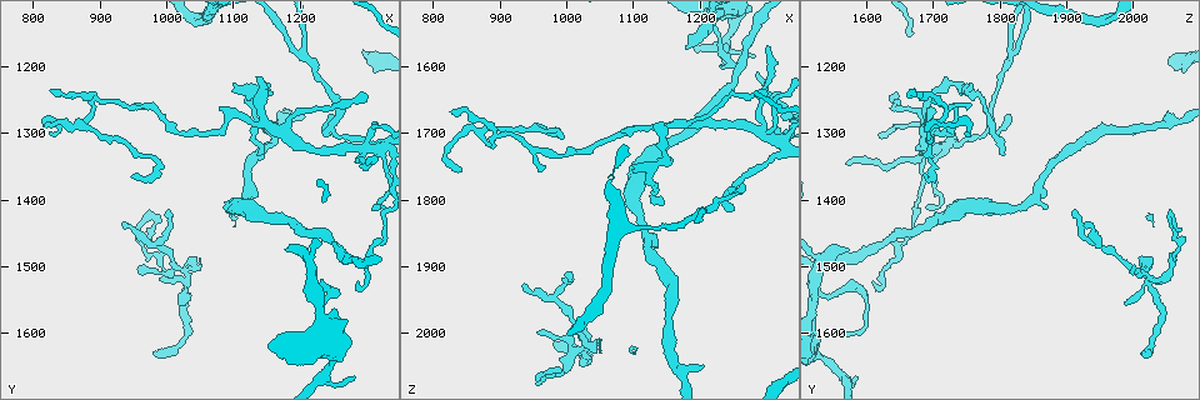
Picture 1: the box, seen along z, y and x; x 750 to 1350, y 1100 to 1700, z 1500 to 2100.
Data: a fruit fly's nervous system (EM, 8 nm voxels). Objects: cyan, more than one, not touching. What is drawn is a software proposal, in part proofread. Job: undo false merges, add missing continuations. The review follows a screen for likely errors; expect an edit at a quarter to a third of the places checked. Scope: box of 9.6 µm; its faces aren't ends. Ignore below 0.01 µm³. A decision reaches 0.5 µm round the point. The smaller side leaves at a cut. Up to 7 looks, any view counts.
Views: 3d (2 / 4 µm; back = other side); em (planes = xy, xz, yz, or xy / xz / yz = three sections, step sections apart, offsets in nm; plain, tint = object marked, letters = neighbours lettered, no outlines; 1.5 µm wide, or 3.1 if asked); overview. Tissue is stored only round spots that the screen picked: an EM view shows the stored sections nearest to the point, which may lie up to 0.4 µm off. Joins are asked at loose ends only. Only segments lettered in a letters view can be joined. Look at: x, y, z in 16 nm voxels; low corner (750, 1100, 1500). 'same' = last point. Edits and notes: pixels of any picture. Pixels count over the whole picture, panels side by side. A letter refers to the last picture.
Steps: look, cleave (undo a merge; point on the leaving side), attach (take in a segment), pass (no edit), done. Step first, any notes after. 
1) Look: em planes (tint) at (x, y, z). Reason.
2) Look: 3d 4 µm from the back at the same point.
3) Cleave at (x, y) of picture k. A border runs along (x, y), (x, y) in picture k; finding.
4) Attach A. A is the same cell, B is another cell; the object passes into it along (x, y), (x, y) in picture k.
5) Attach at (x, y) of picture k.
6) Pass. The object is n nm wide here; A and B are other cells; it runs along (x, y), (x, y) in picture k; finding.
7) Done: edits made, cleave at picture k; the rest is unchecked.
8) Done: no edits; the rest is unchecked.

Look: em planes (letters) at (1205, 1275, 2050). Free end.

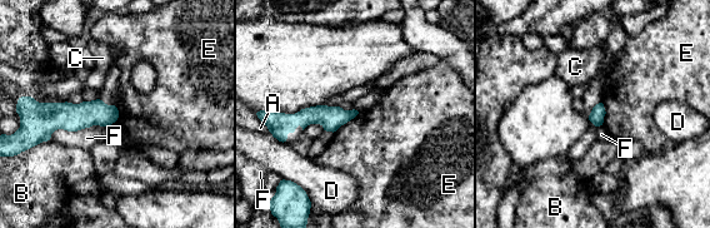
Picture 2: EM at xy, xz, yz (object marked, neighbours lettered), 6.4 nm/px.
Pass. The longest contact is with F, 320 nm; A, B, C, D, E and F are other cells; a border runs along (359, 113), (333, 132) in picture 2; no lettered segment goes on from it.

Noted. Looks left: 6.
Look: em xz step 8 (tint) at (815, 1290, 1735). Abrupt turn.

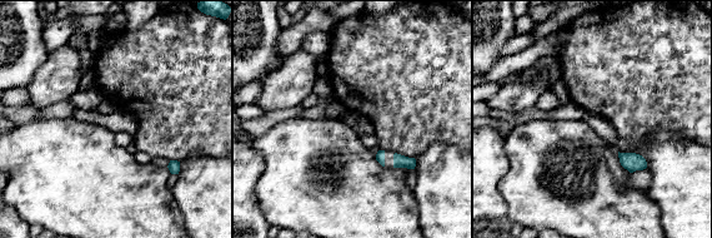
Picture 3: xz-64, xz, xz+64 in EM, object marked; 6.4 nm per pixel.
Look: em planes (letters) at the same point.

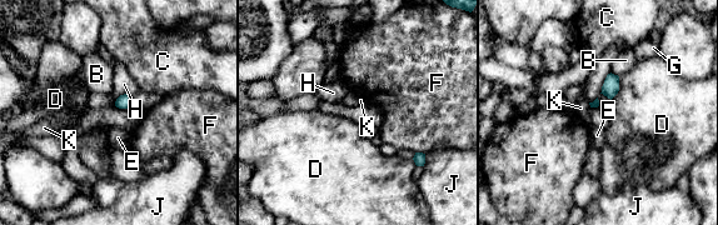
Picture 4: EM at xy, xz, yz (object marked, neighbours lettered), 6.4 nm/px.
Pass. The object is 100 nm wide here; B, C, D, E, F, G, H, J and K are other cells; a border runs along (611, 73), (607, 75), (599, 93) in picture 4; one neuron here.

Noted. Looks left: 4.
Look: em xz step 8 (tint) at (945, 1440, 1930). Thin end.

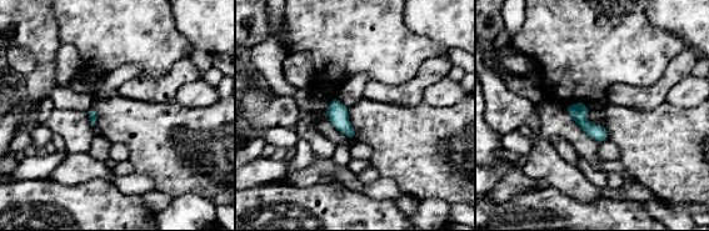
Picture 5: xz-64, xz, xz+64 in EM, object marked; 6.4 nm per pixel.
Look: em planes (letters) at the same point. Another direction.

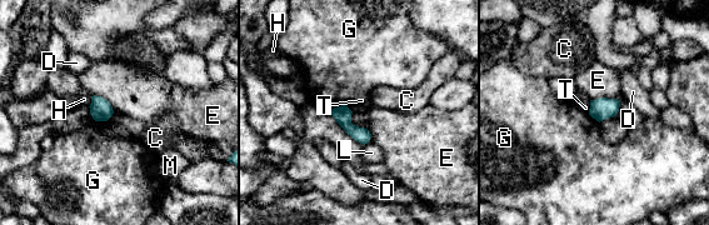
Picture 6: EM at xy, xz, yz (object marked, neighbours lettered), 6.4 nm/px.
Pass. C, D, E, G, H, L, M and T are other cells; a border runs along (619, 99), (595, 98), (590, 100) in picture 6; no lettered segment goes on from it.

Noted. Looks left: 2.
Done: no edits; the rest is unchecked.

